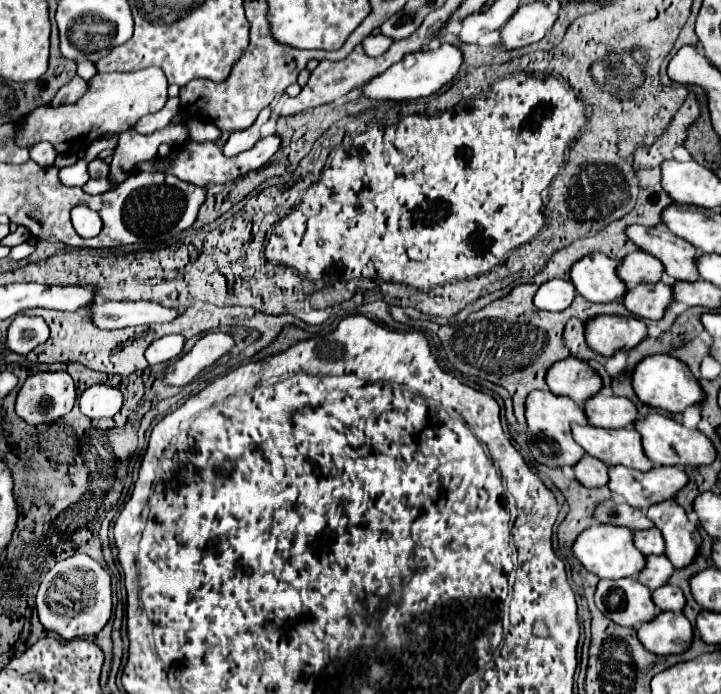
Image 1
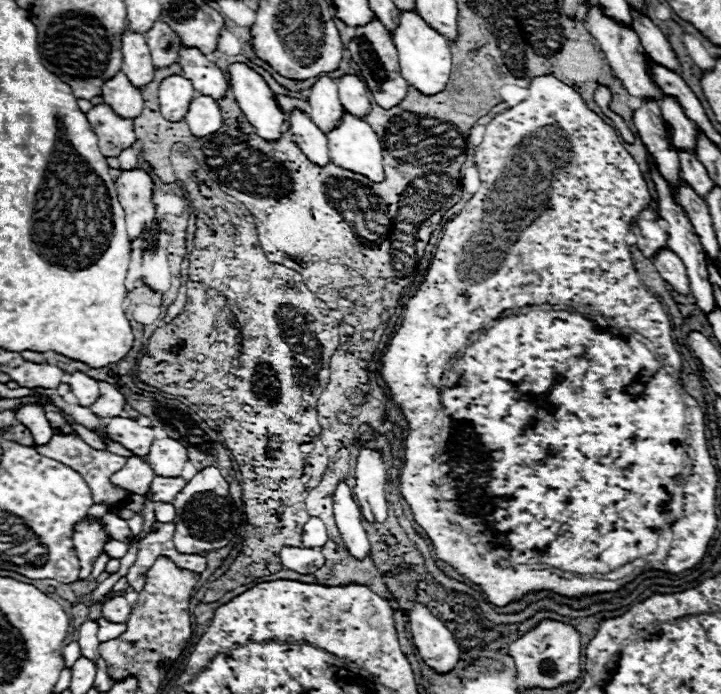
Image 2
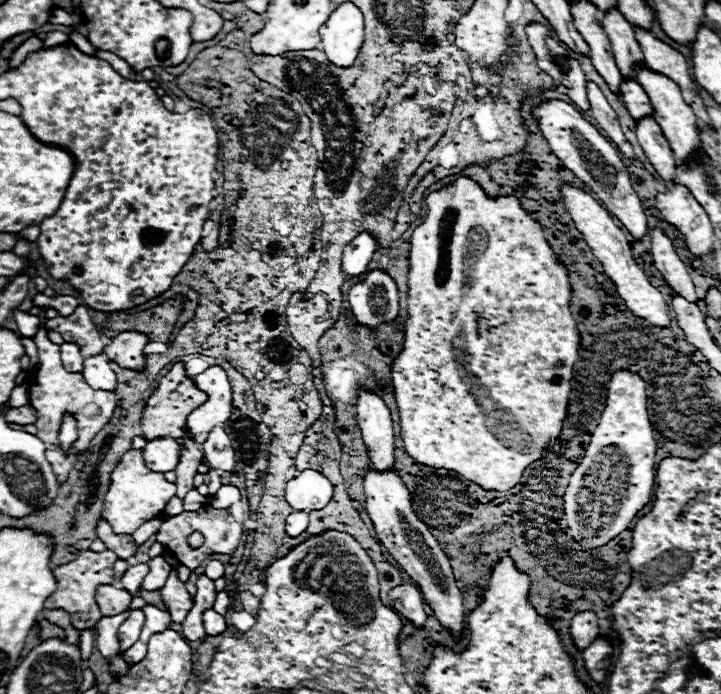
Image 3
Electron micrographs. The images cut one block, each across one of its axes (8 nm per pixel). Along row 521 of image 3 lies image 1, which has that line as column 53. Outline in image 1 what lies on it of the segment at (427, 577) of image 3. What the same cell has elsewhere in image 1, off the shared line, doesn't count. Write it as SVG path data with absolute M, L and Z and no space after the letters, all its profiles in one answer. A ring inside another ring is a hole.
M36 372L26 378L16 398L16 414L28 424L54 422L76 402L76 386L68 372Z

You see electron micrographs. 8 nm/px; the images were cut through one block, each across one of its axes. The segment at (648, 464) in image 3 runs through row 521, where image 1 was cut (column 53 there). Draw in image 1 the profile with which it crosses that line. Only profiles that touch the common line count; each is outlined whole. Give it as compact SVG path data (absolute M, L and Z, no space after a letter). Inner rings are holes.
M74 554L56 562L44 576L36 594L36 610L46 630L56 632L64 640L98 634L112 614L110 574L86 554Z

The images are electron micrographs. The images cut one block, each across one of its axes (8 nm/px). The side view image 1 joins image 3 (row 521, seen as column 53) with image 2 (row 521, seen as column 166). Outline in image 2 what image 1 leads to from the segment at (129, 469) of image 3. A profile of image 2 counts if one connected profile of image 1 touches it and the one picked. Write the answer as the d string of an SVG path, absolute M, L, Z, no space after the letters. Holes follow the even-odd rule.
M82 520L80 524L76 524L74 548L80 560L80 580L86 580L90 576L92 566L106 542L108 542L108 534L100 528L100 520L96 522Z

